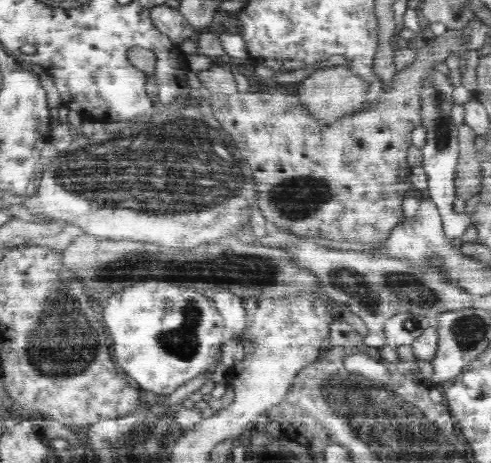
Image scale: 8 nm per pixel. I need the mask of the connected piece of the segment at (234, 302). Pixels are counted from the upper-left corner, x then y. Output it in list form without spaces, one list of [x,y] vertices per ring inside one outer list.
[[[220,290],[214,295],[214,306],[224,320],[224,342],[232,340],[232,337],[240,336],[246,328],[246,311],[242,297],[232,294],[230,290]]]

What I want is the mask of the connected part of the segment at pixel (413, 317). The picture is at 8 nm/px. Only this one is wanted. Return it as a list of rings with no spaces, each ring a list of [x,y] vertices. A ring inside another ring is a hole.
[[[401,312],[388,319],[384,324],[387,344],[396,348],[402,345],[410,346],[429,327],[431,320],[418,312]]]

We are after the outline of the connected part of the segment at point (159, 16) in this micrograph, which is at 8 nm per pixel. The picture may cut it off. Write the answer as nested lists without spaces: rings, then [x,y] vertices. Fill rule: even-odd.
[[[166,4],[151,8],[150,19],[158,31],[168,36],[176,46],[195,38],[198,34],[198,31],[186,20],[179,9],[174,9]]]

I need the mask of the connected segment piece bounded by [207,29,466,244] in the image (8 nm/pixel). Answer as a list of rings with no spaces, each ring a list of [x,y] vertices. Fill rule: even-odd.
[[[450,29],[440,37],[427,38],[418,45],[414,64],[395,74],[389,89],[380,95],[378,104],[331,123],[312,117],[295,96],[291,85],[281,85],[281,89],[266,92],[210,93],[207,98],[211,114],[232,137],[241,158],[252,168],[257,206],[269,227],[307,238],[314,236],[351,243],[386,240],[392,228],[405,220],[402,202],[407,190],[405,182],[411,172],[406,158],[412,144],[412,130],[422,124],[422,82],[437,72],[433,70],[434,66],[460,53],[464,44],[461,29]]]

